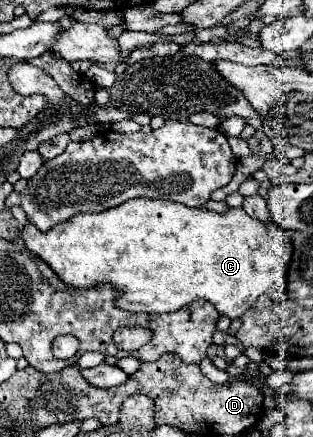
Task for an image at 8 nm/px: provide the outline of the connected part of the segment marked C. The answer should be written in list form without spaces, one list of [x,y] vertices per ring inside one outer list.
[[[133,198],[129,202],[123,202],[121,206],[115,206],[111,210],[105,210],[105,212],[97,212],[97,214],[77,214],[57,226],[53,226],[51,230],[47,232],[41,232],[35,224],[27,224],[23,230],[21,230],[21,240],[25,242],[25,246],[37,254],[41,260],[45,260],[49,264],[49,268],[67,284],[67,286],[73,286],[73,288],[95,288],[99,284],[109,284],[113,286],[119,296],[115,300],[115,304],[121,308],[121,310],[127,310],[127,312],[173,312],[173,310],[179,310],[187,304],[191,304],[193,300],[207,300],[211,302],[219,314],[225,314],[229,316],[231,320],[233,318],[241,318],[243,312],[247,308],[251,308],[255,304],[255,300],[265,294],[269,296],[271,300],[275,302],[285,302],[287,300],[287,268],[289,268],[289,262],[291,262],[291,240],[287,236],[287,232],[283,228],[277,228],[277,224],[269,222],[269,224],[263,224],[251,216],[245,214],[243,208],[229,208],[229,212],[225,214],[217,214],[217,212],[211,212],[211,210],[205,210],[205,208],[187,208],[187,206],[181,206],[177,202],[169,202],[169,200],[153,200],[153,198]]]

